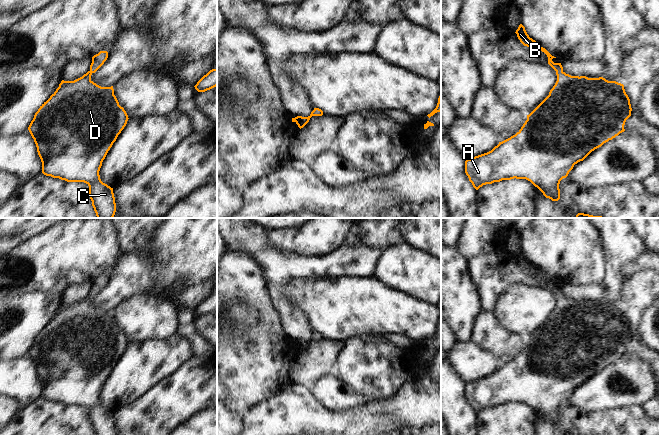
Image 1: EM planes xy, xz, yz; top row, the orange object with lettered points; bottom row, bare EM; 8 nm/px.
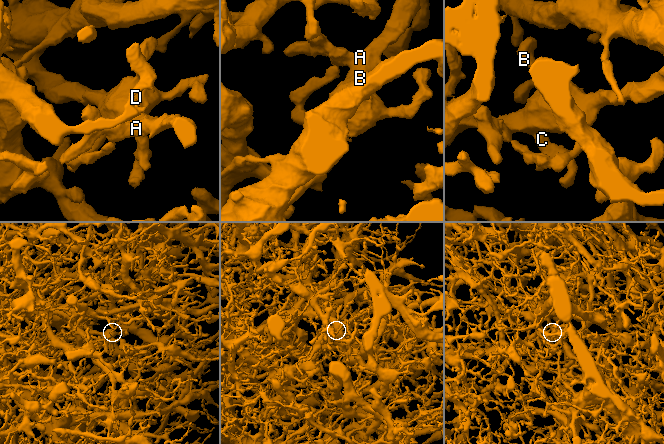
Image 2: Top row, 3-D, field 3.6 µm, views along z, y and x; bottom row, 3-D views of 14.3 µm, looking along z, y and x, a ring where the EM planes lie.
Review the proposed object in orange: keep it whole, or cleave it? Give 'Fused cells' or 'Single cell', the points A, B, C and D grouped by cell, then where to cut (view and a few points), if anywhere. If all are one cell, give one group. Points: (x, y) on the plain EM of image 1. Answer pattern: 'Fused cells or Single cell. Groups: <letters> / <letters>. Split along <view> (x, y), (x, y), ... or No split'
Single cell. Groups: A B C D. No split

